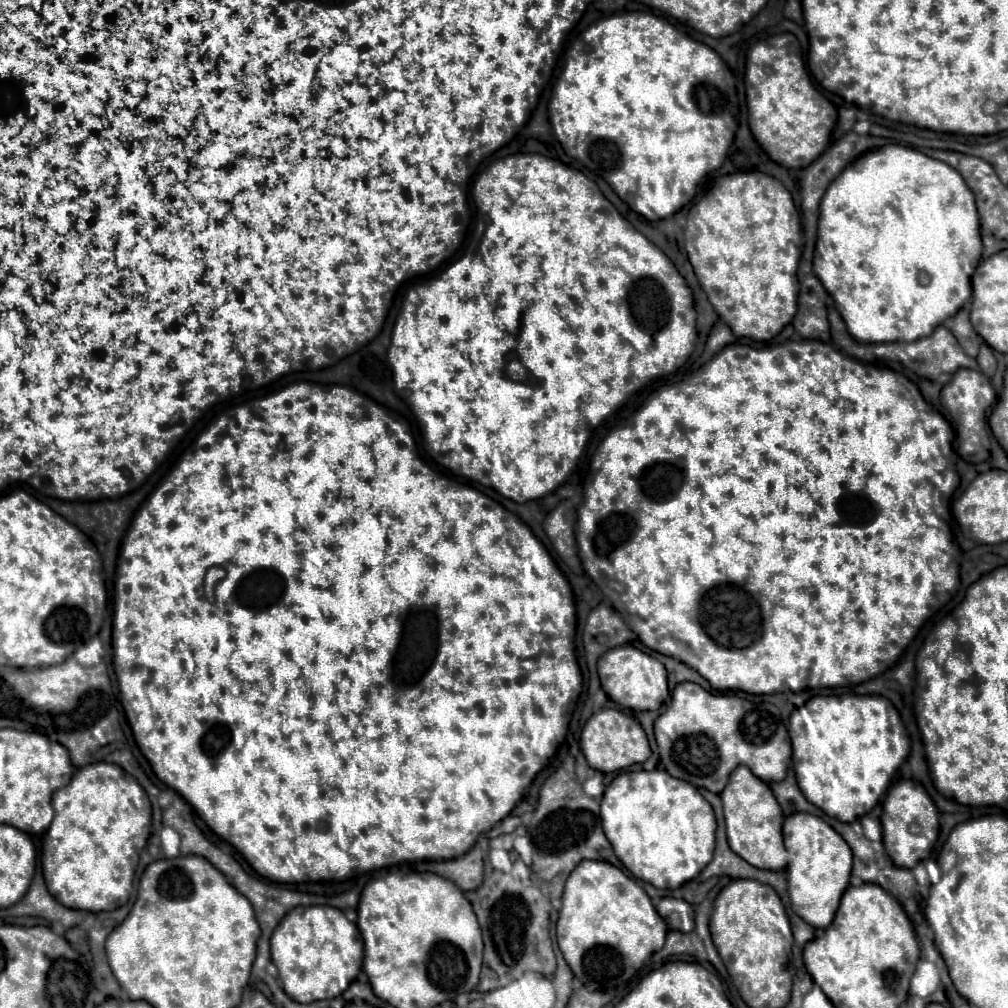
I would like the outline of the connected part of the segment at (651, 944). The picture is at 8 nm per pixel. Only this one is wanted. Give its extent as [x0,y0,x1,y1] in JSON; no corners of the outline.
[556,860,668,990]

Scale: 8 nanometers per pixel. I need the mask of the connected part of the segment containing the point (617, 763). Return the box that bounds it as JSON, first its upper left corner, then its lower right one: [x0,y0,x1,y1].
[580,708,650,772]

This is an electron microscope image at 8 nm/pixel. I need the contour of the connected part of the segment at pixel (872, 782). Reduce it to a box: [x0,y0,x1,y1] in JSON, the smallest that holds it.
[788,696,910,822]

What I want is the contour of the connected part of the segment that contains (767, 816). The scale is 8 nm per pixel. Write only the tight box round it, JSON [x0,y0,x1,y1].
[720,766,788,872]

